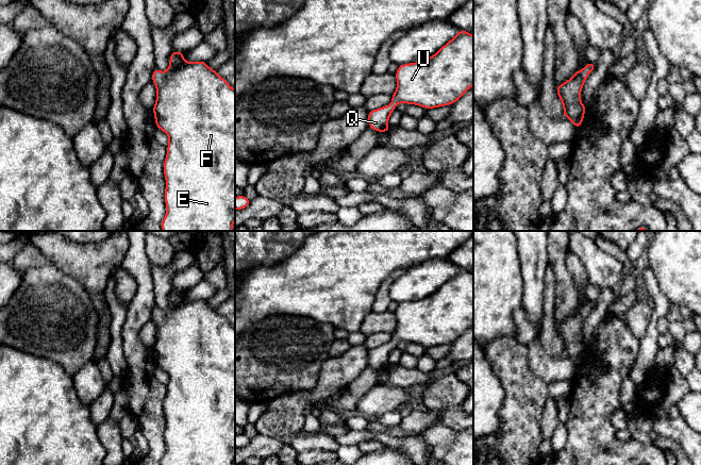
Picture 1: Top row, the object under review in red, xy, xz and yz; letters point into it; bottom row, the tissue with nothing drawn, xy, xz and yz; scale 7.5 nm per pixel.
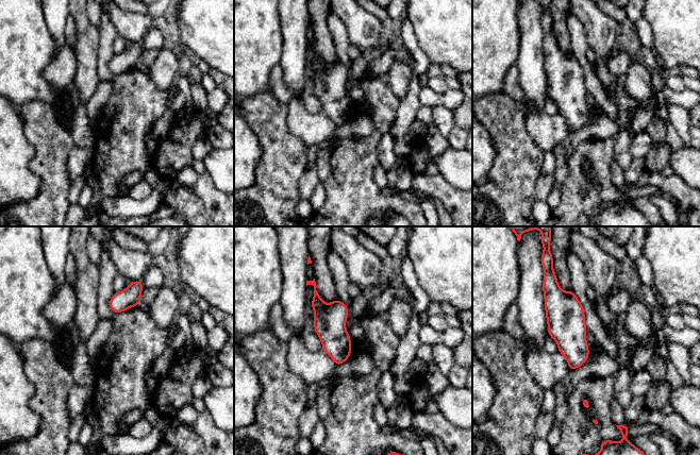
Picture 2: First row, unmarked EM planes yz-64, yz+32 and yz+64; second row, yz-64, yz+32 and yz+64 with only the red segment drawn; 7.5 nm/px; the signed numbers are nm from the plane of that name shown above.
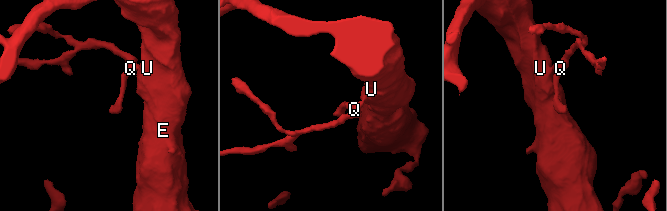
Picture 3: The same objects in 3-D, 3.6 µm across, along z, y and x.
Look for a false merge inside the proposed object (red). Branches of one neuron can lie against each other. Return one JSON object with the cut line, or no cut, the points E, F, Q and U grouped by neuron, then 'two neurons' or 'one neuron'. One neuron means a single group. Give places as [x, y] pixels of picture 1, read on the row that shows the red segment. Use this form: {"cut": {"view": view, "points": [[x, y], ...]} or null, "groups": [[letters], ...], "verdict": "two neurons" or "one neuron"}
{"cut": null, "groups": [["E", "F", "Q", "U"]], "verdict": "one neuron"}

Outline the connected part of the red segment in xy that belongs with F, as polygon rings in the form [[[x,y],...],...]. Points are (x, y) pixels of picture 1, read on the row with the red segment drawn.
[[[173,51],[170,54],[167,71],[161,71],[154,68],[152,72],[152,82],[156,87],[156,101],[152,107],[155,124],[169,137],[167,146],[167,155],[164,162],[164,176],[166,180],[165,203],[167,213],[162,220],[163,231],[234,231],[235,221],[235,89],[217,73],[217,70],[211,69],[206,62],[186,62],[183,59],[182,51]]]

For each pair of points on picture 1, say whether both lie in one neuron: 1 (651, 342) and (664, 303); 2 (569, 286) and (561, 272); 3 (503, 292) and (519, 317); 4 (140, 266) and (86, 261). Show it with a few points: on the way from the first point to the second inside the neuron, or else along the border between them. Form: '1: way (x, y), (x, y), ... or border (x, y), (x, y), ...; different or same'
1: way (652, 332), (653, 320), (657, 313); same
2: way (566, 283), (563, 276); same
3: border (520, 306), (513, 313), (515, 335); different
4: border (129, 242), (129, 248), (120, 264); different

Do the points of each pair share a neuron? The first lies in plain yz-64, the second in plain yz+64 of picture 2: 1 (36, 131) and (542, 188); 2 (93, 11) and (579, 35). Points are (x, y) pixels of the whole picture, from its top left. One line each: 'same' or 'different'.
1: different
2: same

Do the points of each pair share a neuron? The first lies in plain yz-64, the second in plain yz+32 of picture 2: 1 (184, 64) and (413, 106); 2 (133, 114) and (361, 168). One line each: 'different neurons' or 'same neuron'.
1: same neuron
2: same neuron

